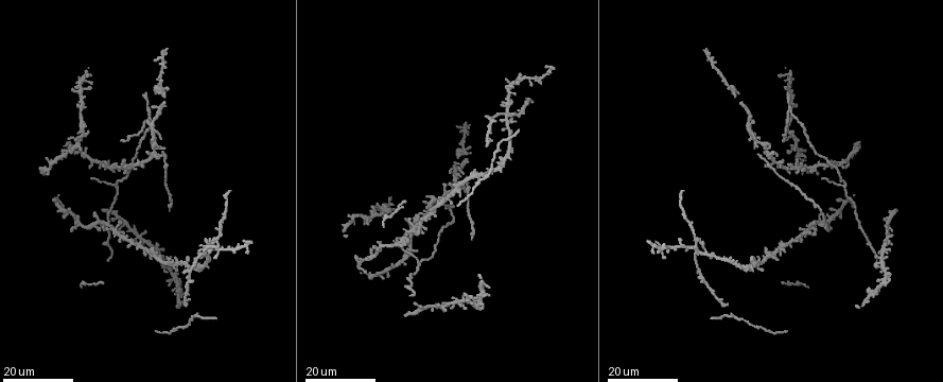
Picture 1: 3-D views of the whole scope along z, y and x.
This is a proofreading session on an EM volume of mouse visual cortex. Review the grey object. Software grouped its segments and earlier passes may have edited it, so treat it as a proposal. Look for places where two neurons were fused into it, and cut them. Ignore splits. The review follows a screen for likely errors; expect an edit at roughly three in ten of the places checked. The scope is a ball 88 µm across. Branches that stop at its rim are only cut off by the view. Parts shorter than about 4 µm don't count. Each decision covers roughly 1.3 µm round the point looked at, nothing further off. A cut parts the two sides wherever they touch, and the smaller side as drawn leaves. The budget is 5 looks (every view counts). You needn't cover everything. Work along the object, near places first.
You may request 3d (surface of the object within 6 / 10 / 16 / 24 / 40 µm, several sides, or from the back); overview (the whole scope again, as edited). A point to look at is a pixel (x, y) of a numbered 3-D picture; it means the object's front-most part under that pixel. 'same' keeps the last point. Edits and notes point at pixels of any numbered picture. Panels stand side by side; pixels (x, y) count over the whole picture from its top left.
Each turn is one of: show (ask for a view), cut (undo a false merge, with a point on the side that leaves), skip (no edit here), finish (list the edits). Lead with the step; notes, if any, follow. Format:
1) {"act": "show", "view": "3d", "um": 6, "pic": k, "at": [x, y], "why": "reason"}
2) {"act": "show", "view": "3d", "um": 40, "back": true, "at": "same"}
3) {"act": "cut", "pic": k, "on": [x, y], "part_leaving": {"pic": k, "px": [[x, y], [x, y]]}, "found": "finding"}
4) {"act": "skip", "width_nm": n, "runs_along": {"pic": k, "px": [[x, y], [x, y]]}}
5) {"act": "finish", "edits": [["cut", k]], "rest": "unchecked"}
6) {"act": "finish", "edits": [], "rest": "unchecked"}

{"act": "show", "view": "3d", "um": 24, "pic": 1, "at": [790, 108], "why": "a fork"}

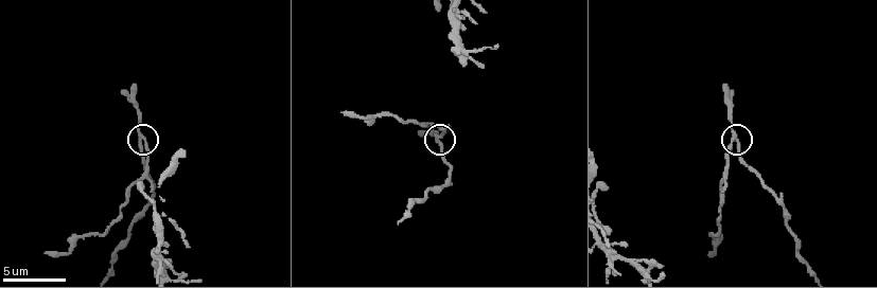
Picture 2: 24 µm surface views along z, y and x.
{"act": "show", "view": "3d", "um": 10, "pic": 2, "at": [142, 138]}

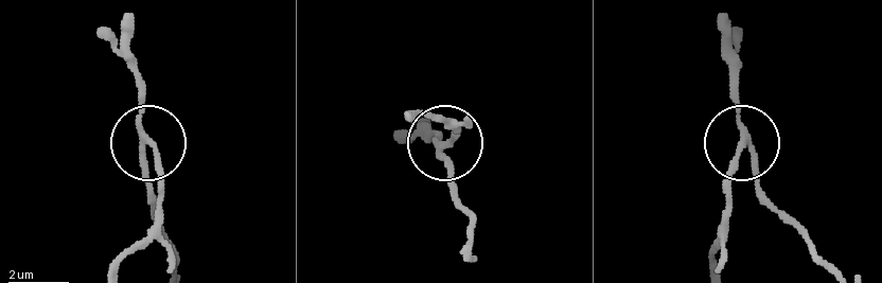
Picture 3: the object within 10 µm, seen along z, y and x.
{"act": "cut", "pic": 3, "on": [162, 173], "side_arm_um": 5, "arms": 3, "found": "two neurons meet here"}

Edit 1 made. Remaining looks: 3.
{"act": "show", "view": "3d", "um": 16, "pic": 1, "at": [509, 123], "why": "three arms meet"}

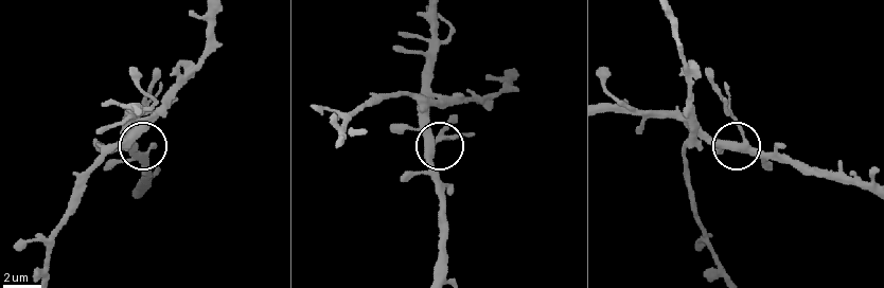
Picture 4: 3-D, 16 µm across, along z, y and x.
{"act": "show", "view": "3d", "um": 10, "pic": 4, "at": [430, 152]}

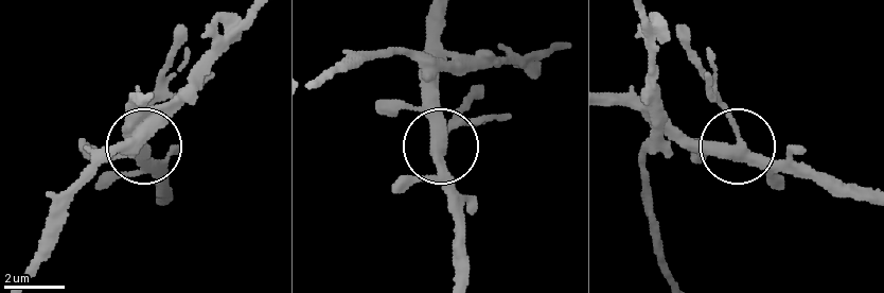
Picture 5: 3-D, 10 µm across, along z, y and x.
{"act": "skip", "found": "all the same neuron"}

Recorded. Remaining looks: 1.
{"act": "finish", "edits": [["cut", 3]], "rest": "unchecked"}

